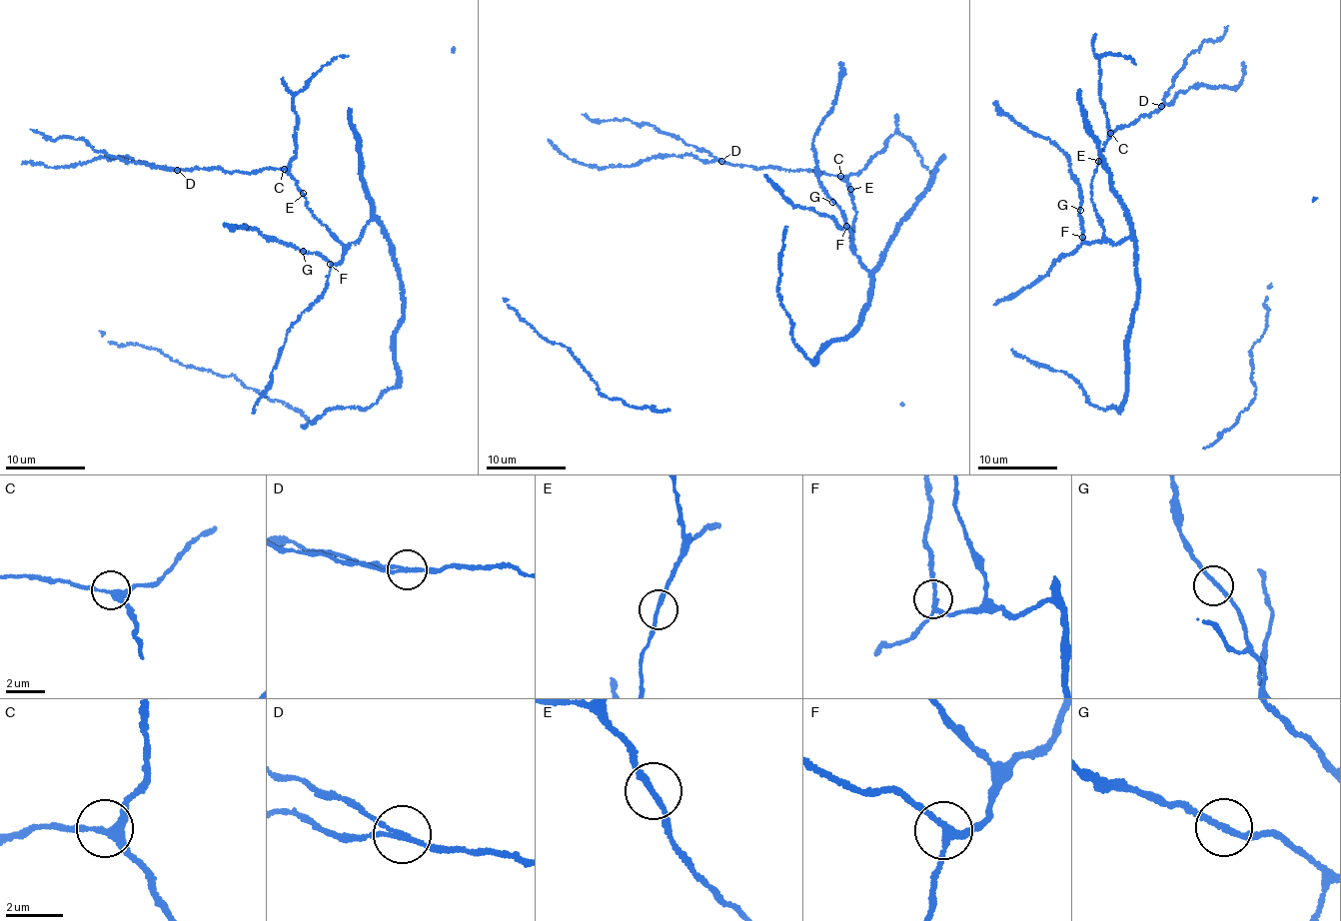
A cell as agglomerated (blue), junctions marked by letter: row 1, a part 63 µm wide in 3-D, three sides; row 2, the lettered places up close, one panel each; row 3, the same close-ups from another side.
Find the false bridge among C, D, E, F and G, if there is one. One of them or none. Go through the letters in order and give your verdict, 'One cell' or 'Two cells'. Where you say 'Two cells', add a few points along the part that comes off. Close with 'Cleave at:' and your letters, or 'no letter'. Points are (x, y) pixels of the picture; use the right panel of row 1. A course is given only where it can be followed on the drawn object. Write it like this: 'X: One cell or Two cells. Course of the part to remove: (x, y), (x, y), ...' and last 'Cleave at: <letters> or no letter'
C: One cell
D: Two cells. Course of the part to remove: (1162, 106), (1173, 81), (1184, 67), (1184, 59), (1204, 41), (1217, 42), (1228, 26)
E: One cell
F: One cell
G: One cell
Cleave at: D

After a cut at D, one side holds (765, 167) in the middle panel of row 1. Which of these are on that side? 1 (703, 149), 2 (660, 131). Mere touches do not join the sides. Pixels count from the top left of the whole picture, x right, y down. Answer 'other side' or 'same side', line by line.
1: other side
2: other side

